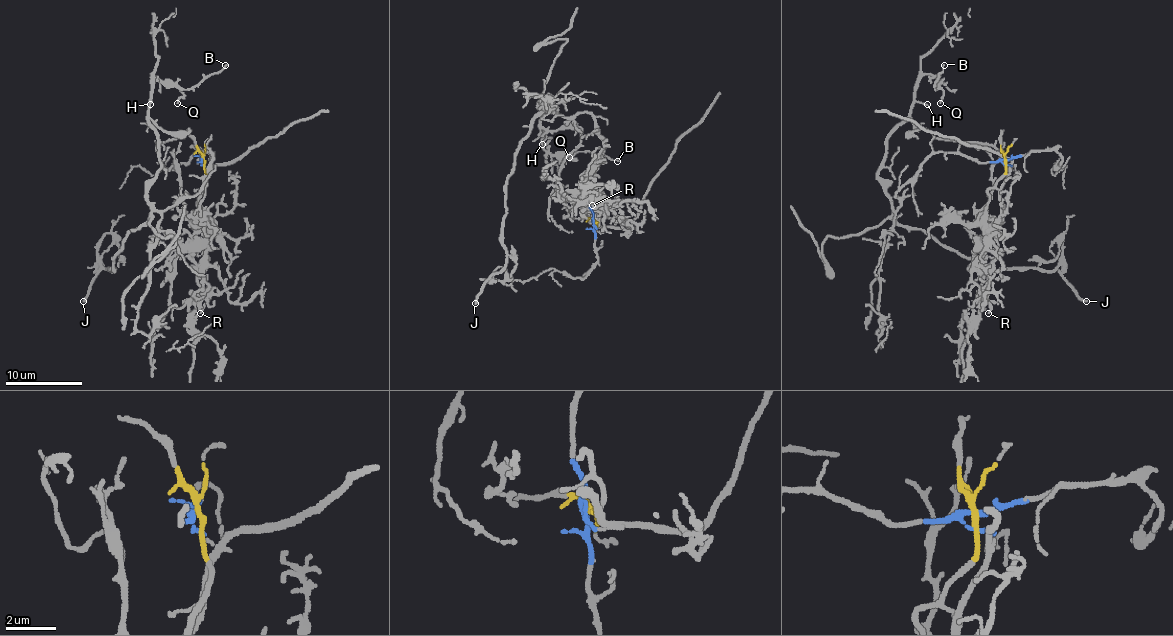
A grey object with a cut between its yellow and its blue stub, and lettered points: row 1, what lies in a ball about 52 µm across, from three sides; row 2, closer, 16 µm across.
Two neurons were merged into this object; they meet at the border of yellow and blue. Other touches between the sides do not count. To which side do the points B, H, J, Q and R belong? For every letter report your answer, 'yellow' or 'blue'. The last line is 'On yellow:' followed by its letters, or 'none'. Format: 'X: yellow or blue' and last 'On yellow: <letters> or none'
B: blue
H: blue
J: blue
Q: blue
R: yellow
On yellow: R

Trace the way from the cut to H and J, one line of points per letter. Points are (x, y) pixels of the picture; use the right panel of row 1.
H: (1006, 160), (929, 156), (894, 194), (900, 204), (894, 210), (877, 175), (885, 141), (916, 100), (927, 104)
J: (1006, 160), (937, 152), (894, 194), (900, 202), (894, 219), (990, 269), (1055, 269), (1086, 302)

